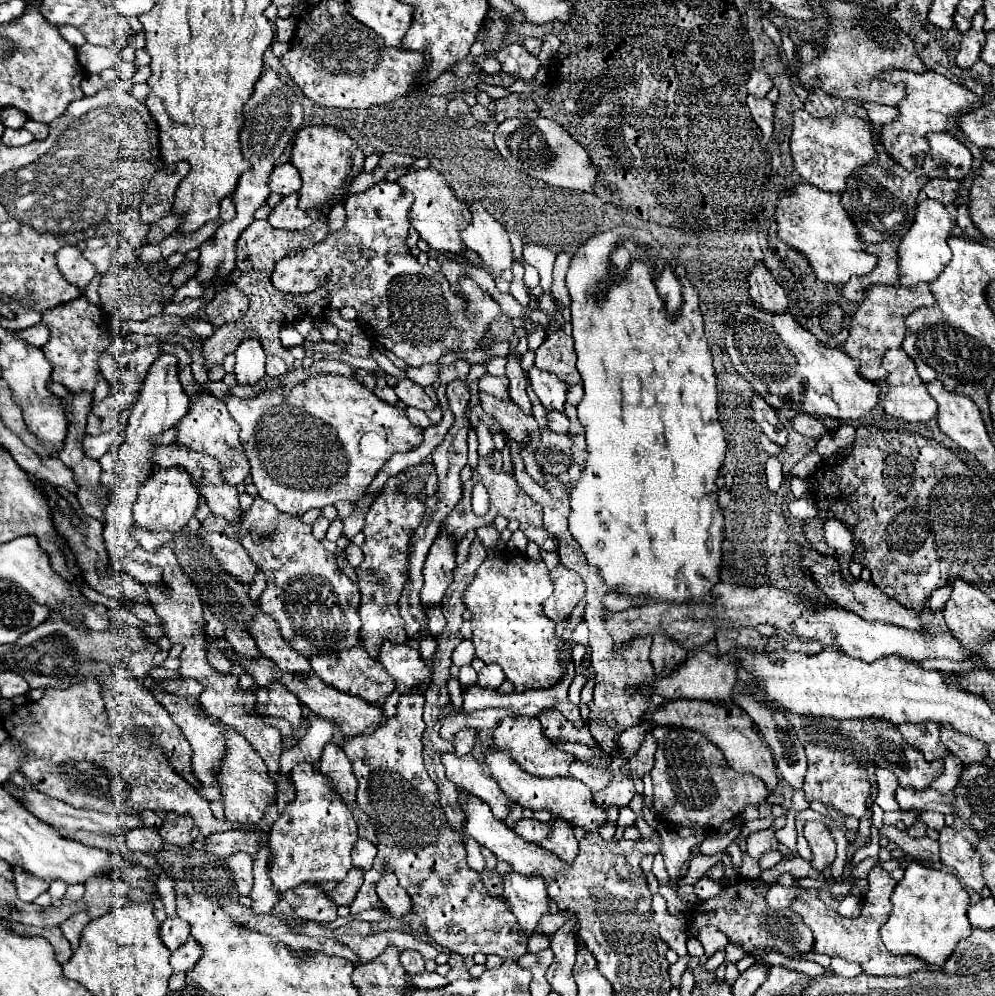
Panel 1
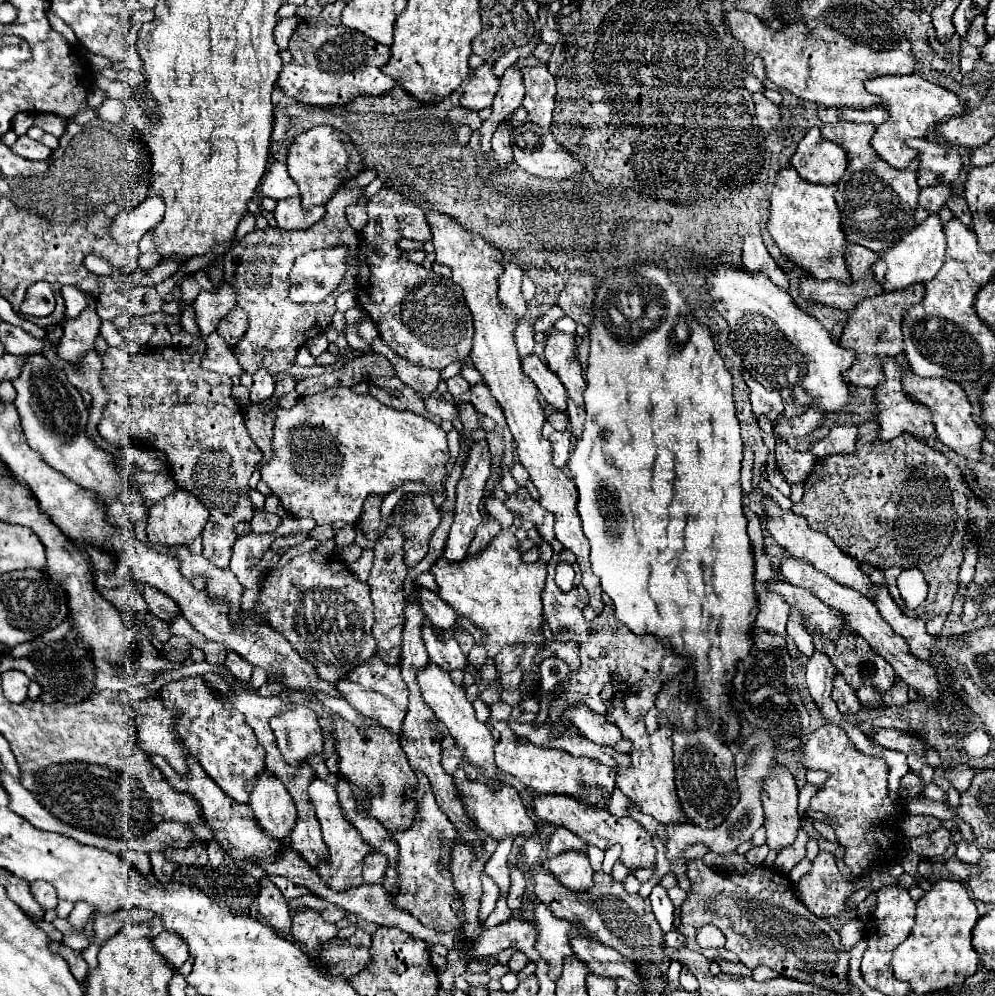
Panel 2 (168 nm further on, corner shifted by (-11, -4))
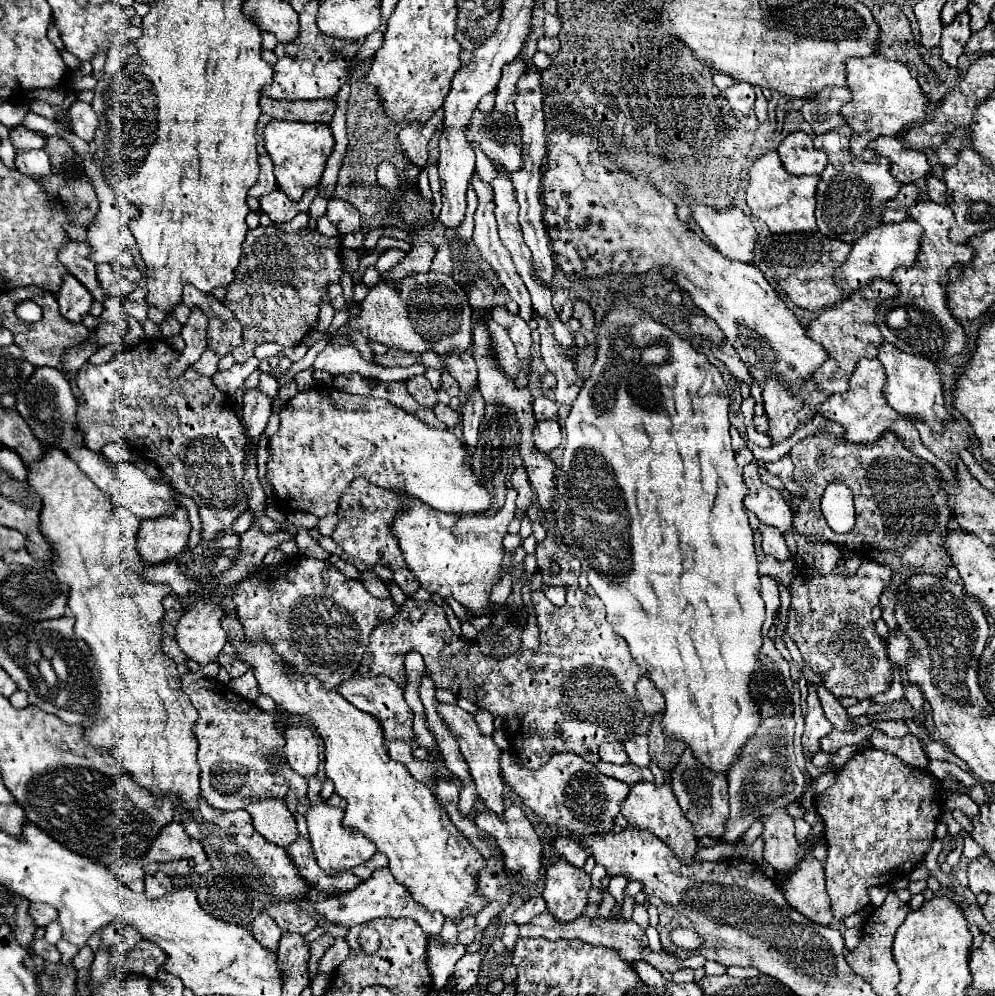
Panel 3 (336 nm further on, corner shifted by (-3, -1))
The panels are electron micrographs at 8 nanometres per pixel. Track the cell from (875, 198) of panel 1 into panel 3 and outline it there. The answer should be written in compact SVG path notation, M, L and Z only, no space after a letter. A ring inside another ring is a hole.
M847 126L829 130L813 138L815 148L821 148L829 158L829 164L821 174L821 182L817 186L815 218L819 230L825 236L853 244L867 232L867 228L875 228L883 224L881 212L885 204L899 194L901 182L893 180L889 160L881 160L881 162L857 160L849 150L849 138L851 138L851 130Z

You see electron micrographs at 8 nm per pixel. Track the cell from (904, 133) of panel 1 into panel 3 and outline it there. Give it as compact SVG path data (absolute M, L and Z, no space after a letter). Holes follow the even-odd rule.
M867 56L867 58L849 58L847 60L847 86L853 94L853 100L841 108L847 124L853 128L851 136L851 152L871 162L877 158L877 152L869 150L869 144L881 136L897 136L907 124L923 120L925 108L929 104L927 94L921 90L917 80L909 74L907 66L901 62L891 62L883 56Z

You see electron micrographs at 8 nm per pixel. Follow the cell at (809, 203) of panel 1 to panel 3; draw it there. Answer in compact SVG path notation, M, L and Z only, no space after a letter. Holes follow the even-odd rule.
M765 152L757 158L749 170L749 188L747 188L747 206L751 214L763 220L773 234L791 234L791 232L815 232L815 192L819 178L817 176L793 176L783 168L777 152Z

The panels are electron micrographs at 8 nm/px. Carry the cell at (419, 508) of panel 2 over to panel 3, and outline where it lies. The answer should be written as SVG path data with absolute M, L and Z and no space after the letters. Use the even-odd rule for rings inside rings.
M357 478L351 486L349 492L345 492L345 496L341 496L341 504L337 510L339 516L339 524L335 528L335 532L331 534L331 538L345 550L345 554L349 558L359 558L365 564L383 564L387 568L393 570L393 580L399 584L399 588L405 592L407 598L411 598L419 588L419 580L409 572L405 560L403 560L403 552L397 544L397 538L393 536L393 520L395 516L399 516L403 500L407 494L403 492L389 492L389 490L381 490L373 484L369 484L365 478Z

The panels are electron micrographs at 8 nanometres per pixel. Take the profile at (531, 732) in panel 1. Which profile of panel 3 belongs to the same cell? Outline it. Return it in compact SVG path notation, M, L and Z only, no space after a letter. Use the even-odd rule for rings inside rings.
M505 750L499 758L503 780L515 790L515 794L537 812L547 824L561 826L573 838L593 832L613 830L613 818L619 814L619 802L627 796L629 784L597 772L591 762L585 762L573 752L553 754L547 764L537 770L521 766L521 760L513 750Z

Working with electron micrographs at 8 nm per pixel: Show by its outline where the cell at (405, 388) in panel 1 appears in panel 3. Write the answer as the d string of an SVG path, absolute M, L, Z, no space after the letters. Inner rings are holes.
M437 404L437 406L433 408L433 412L435 412L435 416L437 416L437 418L447 426L447 428L453 428L453 426L457 426L457 424L461 422L459 412L451 410L451 408L445 406L445 404Z

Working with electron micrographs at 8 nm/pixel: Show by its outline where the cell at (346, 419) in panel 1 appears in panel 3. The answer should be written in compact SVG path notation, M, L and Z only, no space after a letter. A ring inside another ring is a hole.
M311 388L287 400L281 410L279 432L269 440L269 450L267 480L275 490L277 506L285 512L303 512L317 518L335 514L343 492L359 476L379 488L393 492L403 490L409 496L417 496L421 502L441 512L477 514L485 512L491 502L489 492L477 484L473 470L465 468L465 444L461 446L453 432L431 428L387 400L352 395L337 388Z

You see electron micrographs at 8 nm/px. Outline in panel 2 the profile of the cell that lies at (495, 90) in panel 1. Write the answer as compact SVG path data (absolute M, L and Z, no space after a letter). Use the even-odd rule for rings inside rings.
M483 63L481 67L477 67L471 73L471 77L459 89L461 107L469 109L469 111L481 111L485 107L491 107L497 85L499 85L499 81L495 79L493 63Z

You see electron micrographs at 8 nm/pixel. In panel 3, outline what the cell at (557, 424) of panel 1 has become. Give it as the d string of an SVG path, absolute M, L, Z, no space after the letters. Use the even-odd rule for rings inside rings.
M541 396L541 398L535 398L533 412L535 412L537 420L553 420L553 418L557 418L557 404L553 400Z

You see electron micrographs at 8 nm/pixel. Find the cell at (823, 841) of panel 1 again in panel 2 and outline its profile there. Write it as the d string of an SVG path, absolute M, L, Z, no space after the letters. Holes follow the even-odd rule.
M821 851L817 855L817 859L813 861L811 865L811 871L807 875L803 875L797 885L795 885L795 893L797 897L801 899L801 903L813 911L813 915L817 917L839 917L843 911L845 911L845 901L849 897L849 893L862 888L868 888L872 891L878 891L883 885L891 884L898 885L897 879L893 878L887 871L883 868L873 868L871 872L863 879L857 882L849 882L837 869L837 863L835 863L835 855L829 853L829 851Z

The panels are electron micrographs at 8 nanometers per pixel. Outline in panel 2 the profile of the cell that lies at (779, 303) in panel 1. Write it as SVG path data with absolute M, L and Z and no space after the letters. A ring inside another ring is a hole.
M745 235L743 243L741 243L741 257L743 257L741 265L745 265L747 271L763 271L777 287L781 287L783 291L789 289L787 275L765 249L761 235Z

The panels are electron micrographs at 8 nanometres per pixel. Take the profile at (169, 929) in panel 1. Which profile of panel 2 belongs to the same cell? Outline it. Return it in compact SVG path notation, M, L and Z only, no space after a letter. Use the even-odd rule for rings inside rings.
M163 931L163 933L159 933L159 935L153 939L153 949L155 949L173 969L179 969L179 967L189 959L187 945L183 943L183 939L179 939L179 935L173 935L173 933L169 933L169 931Z

